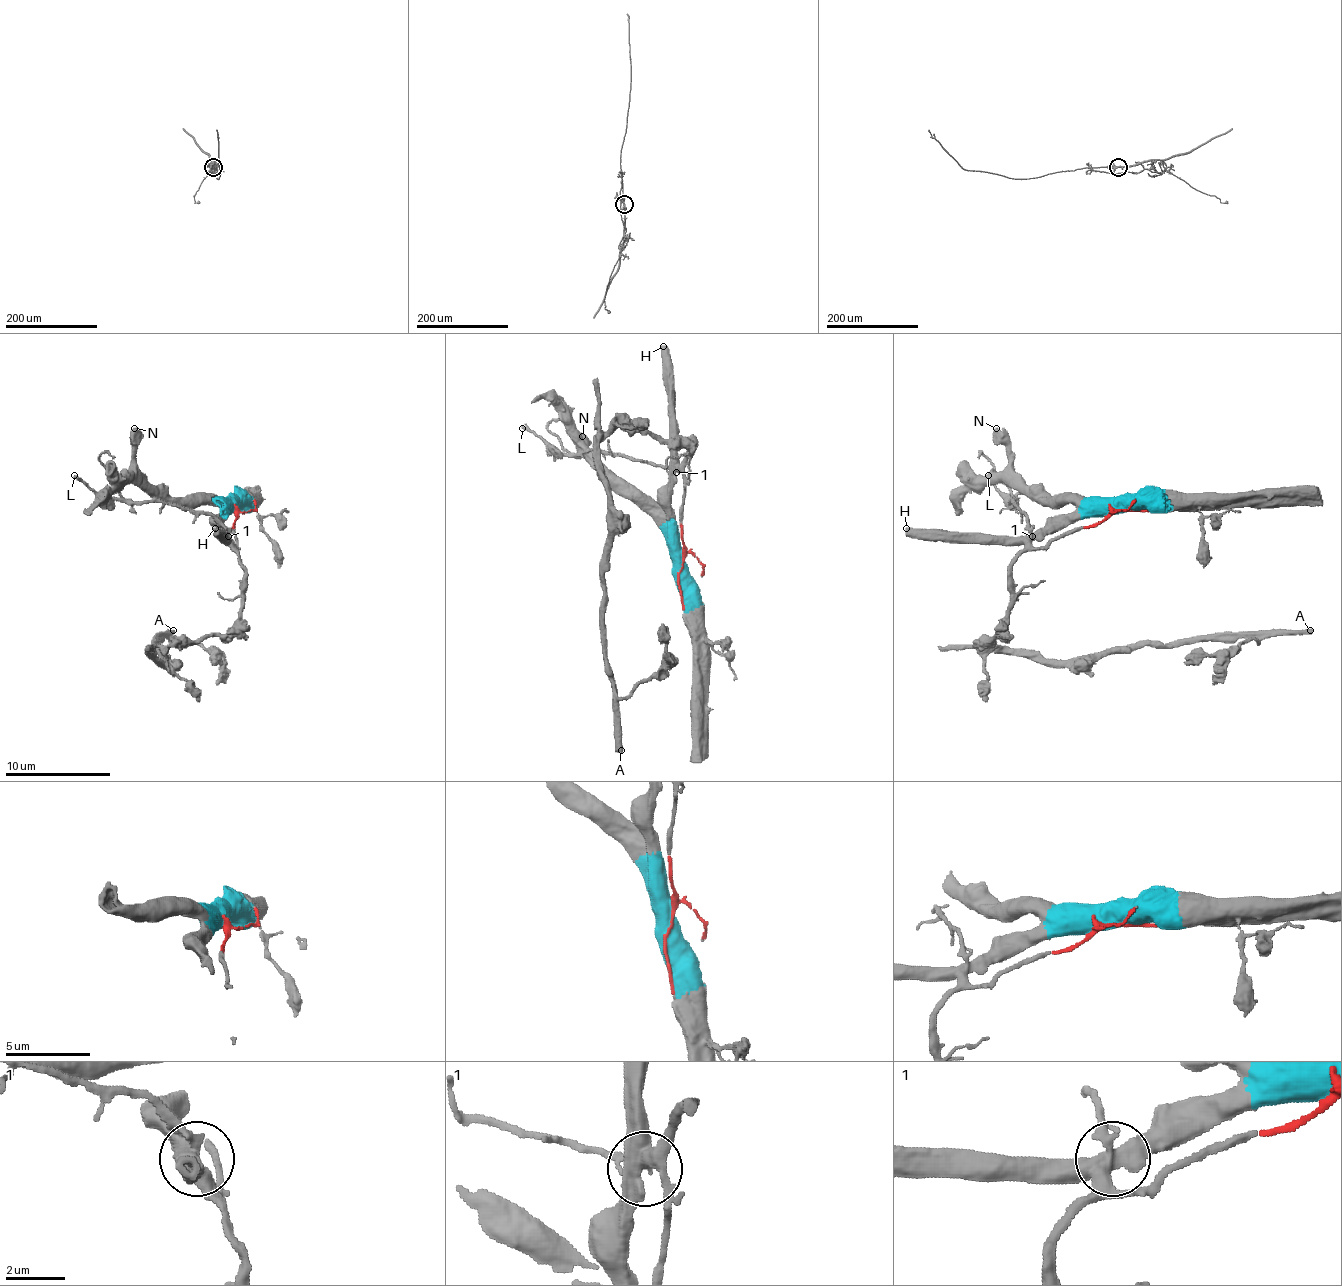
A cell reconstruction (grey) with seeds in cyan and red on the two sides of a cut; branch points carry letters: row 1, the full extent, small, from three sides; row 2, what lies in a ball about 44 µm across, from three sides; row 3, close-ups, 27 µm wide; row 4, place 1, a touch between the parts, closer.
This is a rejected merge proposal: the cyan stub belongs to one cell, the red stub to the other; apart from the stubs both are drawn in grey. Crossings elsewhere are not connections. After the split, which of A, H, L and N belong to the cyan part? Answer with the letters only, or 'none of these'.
H, N

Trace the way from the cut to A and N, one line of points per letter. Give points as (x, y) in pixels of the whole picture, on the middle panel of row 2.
A: (682, 564), (684, 467), (692, 451), (616, 427), (598, 445), (598, 474), (608, 493), (605, 674), (621, 750)
N: (682, 564), (682, 551), (584, 451), (582, 435)

